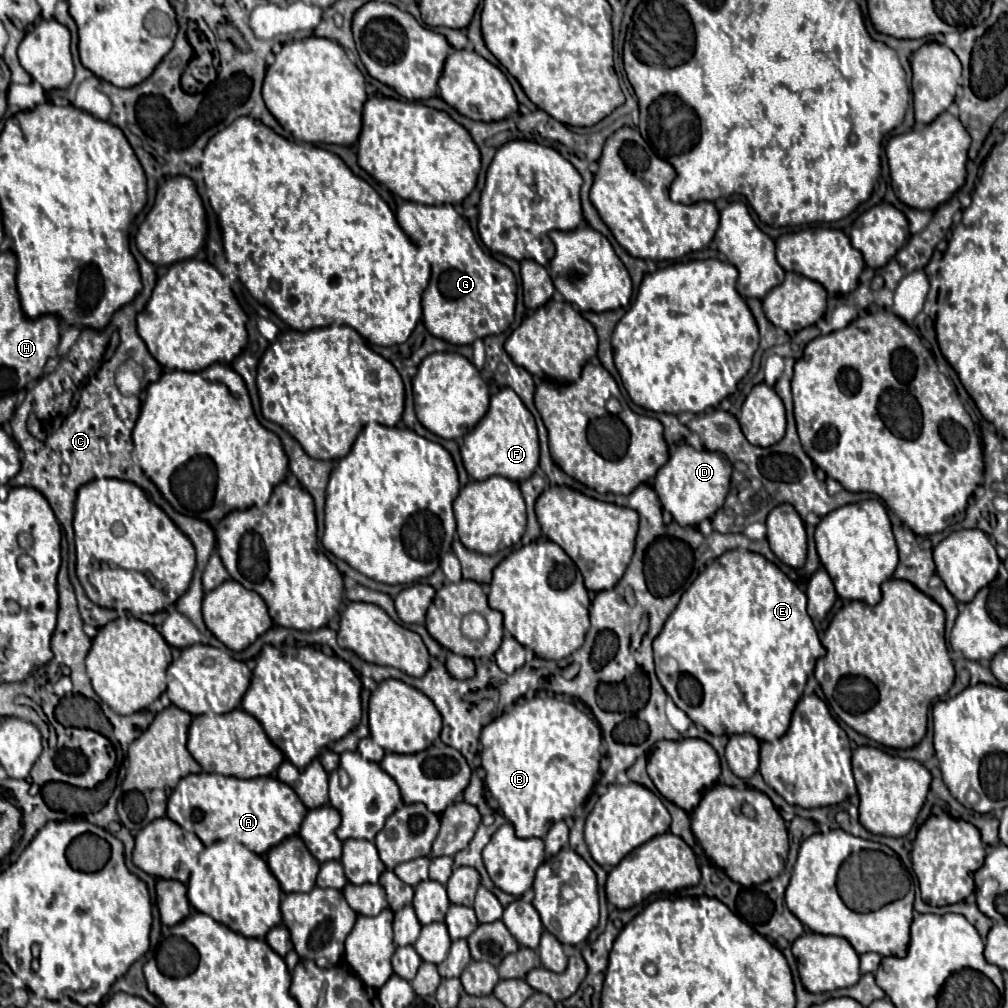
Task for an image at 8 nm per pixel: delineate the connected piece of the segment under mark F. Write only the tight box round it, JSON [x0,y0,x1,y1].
[460,388,540,482]

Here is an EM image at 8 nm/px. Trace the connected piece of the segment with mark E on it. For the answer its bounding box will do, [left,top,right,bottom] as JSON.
[654,550,824,742]

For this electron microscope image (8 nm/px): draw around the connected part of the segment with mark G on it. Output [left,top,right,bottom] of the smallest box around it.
[396,202,516,346]

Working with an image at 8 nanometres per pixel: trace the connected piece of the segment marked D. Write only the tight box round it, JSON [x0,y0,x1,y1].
[654,444,732,526]

